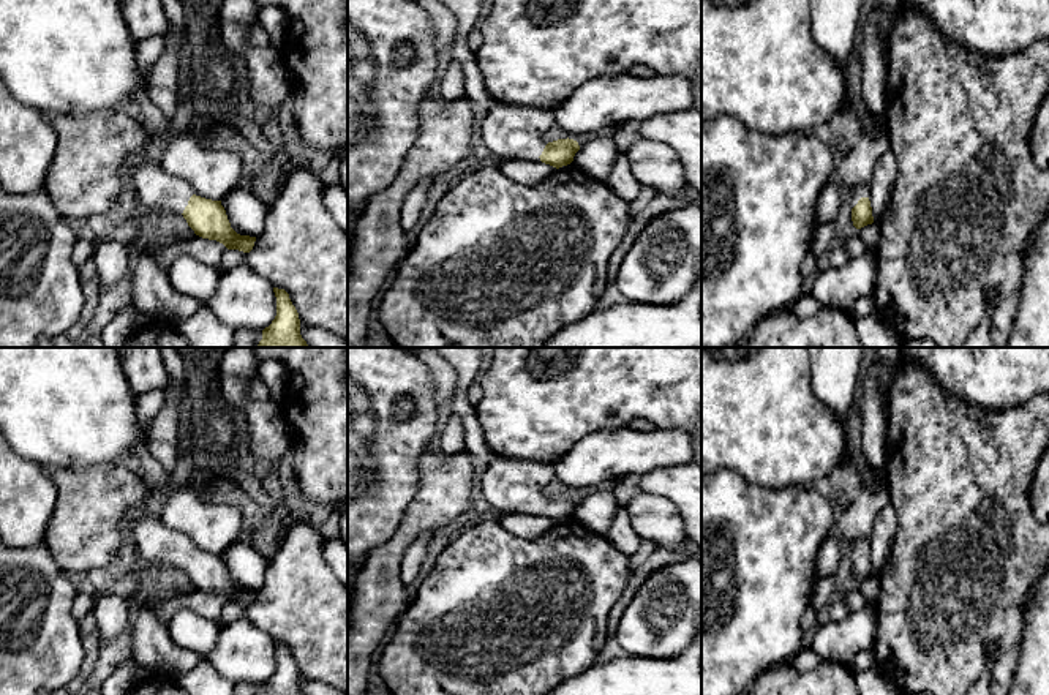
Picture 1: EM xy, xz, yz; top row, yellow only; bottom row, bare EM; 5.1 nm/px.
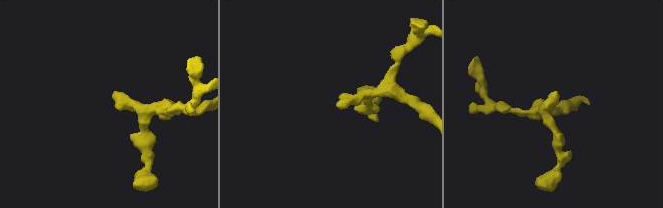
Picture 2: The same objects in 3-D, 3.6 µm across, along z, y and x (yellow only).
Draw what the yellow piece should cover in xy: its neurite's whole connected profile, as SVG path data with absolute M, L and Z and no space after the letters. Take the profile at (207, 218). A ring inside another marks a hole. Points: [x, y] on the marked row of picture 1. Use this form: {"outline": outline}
{"outline": "M144 161L133 172L139 207L155 213L182 215L196 235L223 243L227 250L250 253L256 237L237 234L221 201L196 196L193 186L167 174L160 161Z"}

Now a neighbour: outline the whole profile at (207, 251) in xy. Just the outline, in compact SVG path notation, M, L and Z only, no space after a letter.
M194 235L190 240L174 242L167 246L147 246L144 251L147 251L164 270L169 270L177 257L190 256L223 273L226 272L221 267L226 250L227 248L216 240Z

